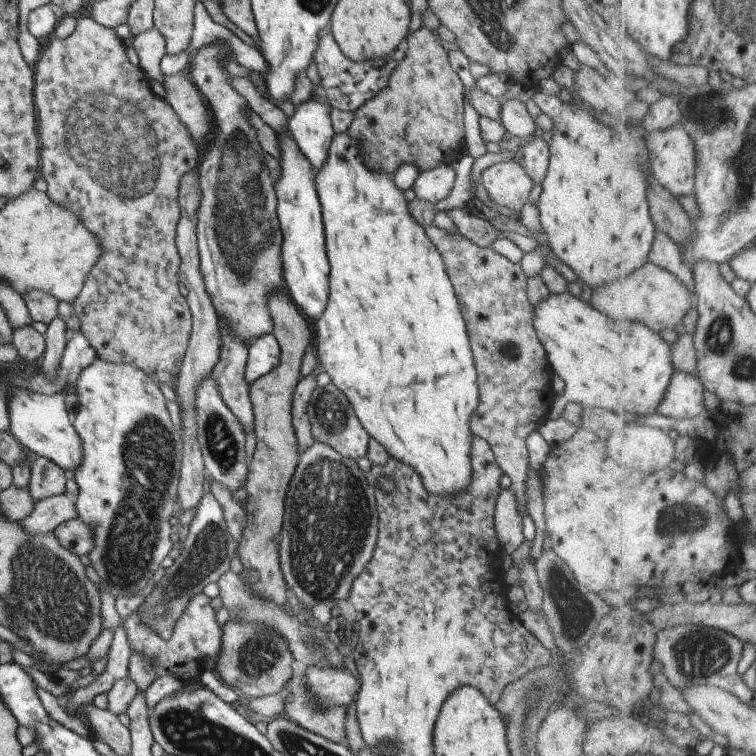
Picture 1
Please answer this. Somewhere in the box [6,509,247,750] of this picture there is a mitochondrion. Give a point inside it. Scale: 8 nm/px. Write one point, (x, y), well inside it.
(47, 591)

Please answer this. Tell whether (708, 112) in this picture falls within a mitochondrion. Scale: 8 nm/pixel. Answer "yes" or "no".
yes

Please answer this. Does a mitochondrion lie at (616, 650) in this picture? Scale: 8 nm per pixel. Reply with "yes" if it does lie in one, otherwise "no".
no

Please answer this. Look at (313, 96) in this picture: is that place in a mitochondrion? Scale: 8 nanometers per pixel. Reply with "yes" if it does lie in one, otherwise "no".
no

